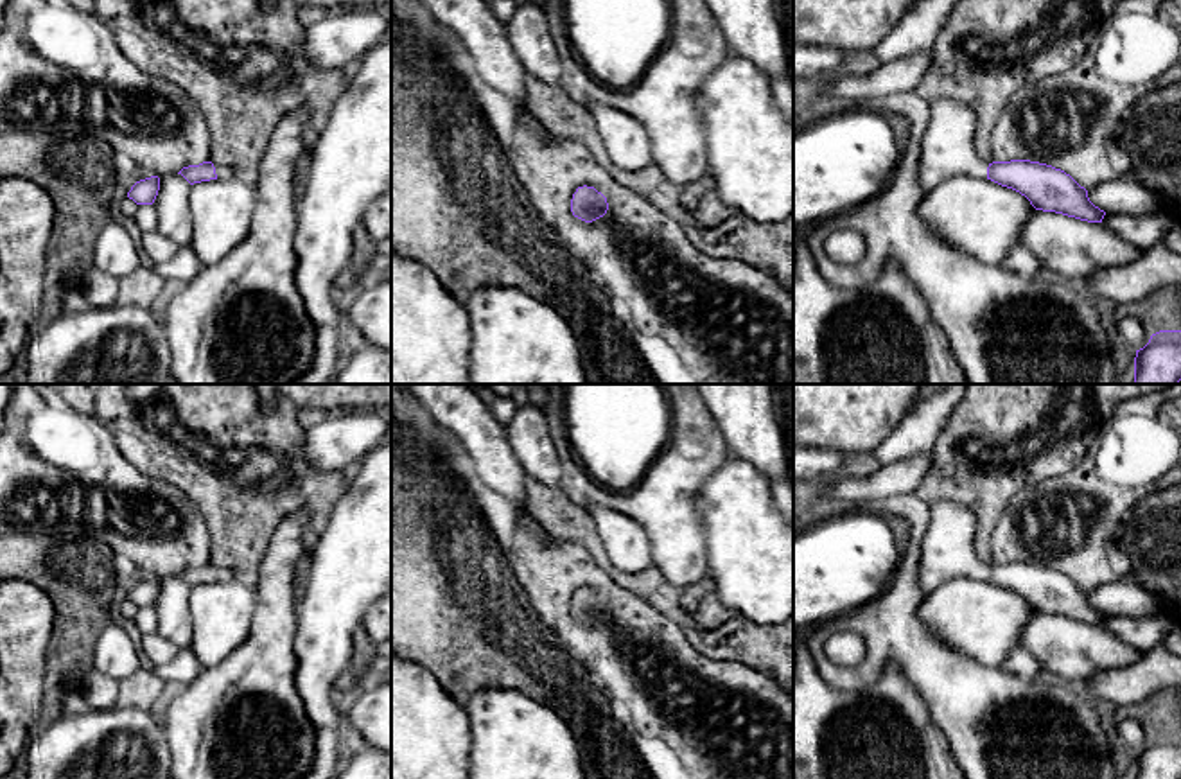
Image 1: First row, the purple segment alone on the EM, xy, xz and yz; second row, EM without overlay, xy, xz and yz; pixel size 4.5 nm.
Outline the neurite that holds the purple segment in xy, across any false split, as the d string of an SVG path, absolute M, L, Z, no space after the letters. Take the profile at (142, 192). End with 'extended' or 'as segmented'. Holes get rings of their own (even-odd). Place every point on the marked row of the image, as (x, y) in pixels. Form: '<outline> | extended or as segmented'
M151 176L145 179L136 181L127 197L133 199L136 205L153 205L160 190L160 178Z | as segmented

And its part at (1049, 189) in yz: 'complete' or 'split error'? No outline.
split error

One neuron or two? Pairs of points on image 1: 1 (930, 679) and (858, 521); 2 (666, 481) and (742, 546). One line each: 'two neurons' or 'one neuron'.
1: two neurons
2: two neurons

